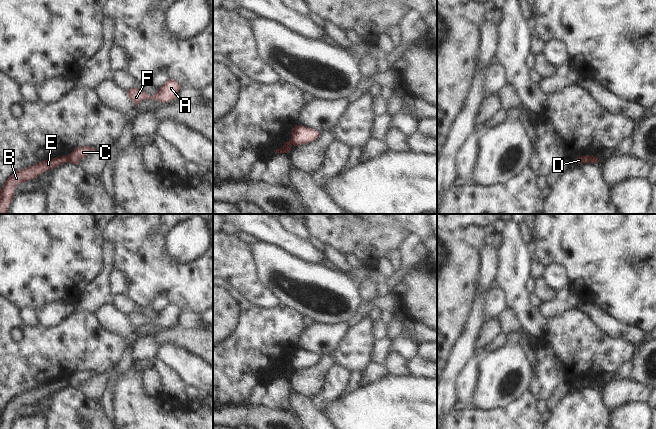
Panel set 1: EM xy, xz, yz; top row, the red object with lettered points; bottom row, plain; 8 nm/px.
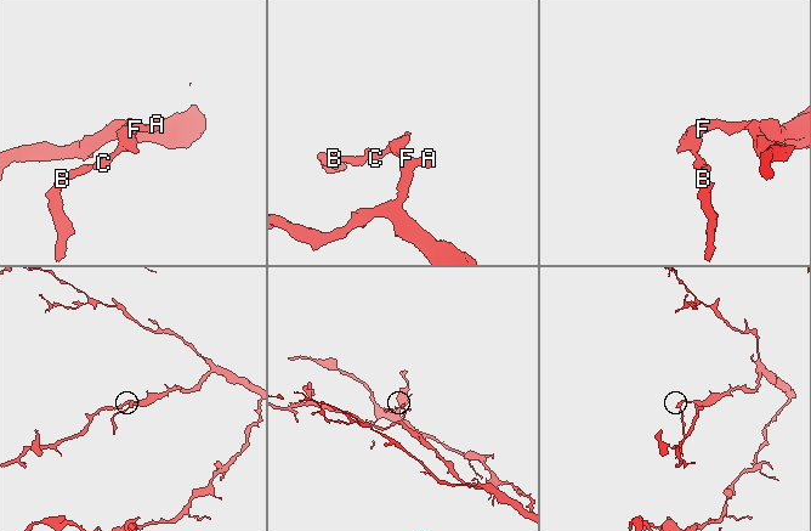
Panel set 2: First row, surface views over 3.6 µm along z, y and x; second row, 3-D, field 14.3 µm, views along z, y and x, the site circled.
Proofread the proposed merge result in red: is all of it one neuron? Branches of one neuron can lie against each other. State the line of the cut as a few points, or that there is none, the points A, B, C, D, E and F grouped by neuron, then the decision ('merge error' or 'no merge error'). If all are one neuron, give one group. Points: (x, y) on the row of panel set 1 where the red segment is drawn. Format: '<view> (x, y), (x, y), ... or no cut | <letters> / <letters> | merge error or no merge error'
xy (66, 156), (68, 161) | A C D F / B E | merge error

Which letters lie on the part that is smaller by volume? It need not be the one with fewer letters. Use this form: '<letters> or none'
B, E.

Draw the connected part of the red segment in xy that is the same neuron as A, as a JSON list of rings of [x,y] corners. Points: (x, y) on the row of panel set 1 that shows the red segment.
[[[169,79],[162,87],[152,96],[148,95],[145,91],[138,88],[131,88],[127,91],[128,97],[137,106],[142,100],[153,99],[159,102],[166,103],[168,101],[178,98],[178,90],[181,85],[175,80]]]

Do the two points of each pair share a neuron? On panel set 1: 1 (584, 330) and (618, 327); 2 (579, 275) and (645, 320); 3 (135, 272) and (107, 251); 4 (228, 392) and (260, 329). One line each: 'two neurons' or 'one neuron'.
1: two neurons
2: one neuron
3: two neurons
4: one neuron

